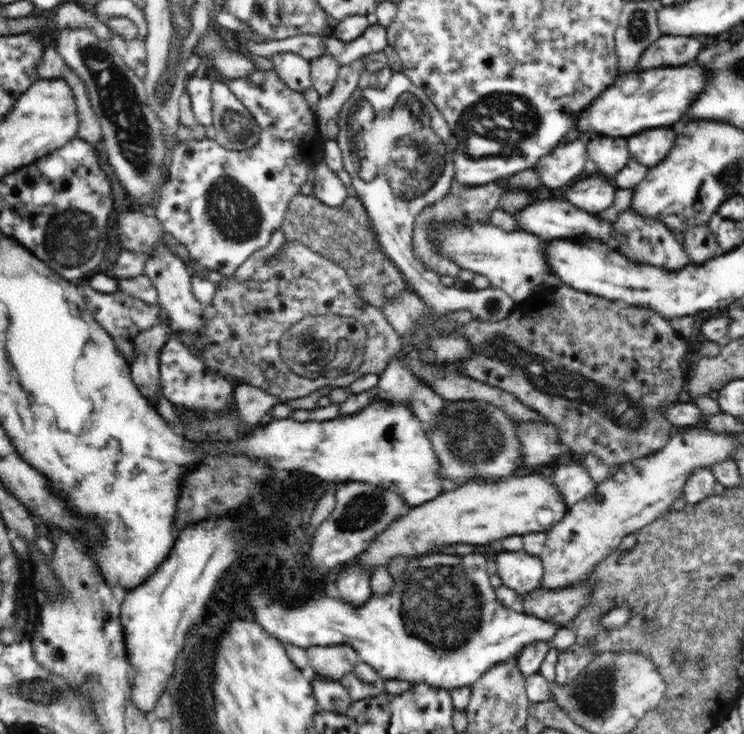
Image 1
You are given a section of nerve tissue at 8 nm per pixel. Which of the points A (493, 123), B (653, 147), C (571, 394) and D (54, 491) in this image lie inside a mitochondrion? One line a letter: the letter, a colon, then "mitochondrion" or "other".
A: mitochondrion
B: other
C: mitochondrion
D: other

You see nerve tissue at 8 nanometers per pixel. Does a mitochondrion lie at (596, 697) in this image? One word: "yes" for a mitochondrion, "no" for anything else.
yes

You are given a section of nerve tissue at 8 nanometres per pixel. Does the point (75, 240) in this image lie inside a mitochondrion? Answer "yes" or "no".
yes

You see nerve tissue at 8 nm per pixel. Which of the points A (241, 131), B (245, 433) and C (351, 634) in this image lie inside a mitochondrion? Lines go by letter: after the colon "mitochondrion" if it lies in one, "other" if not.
A: mitochondrion
B: other
C: other

